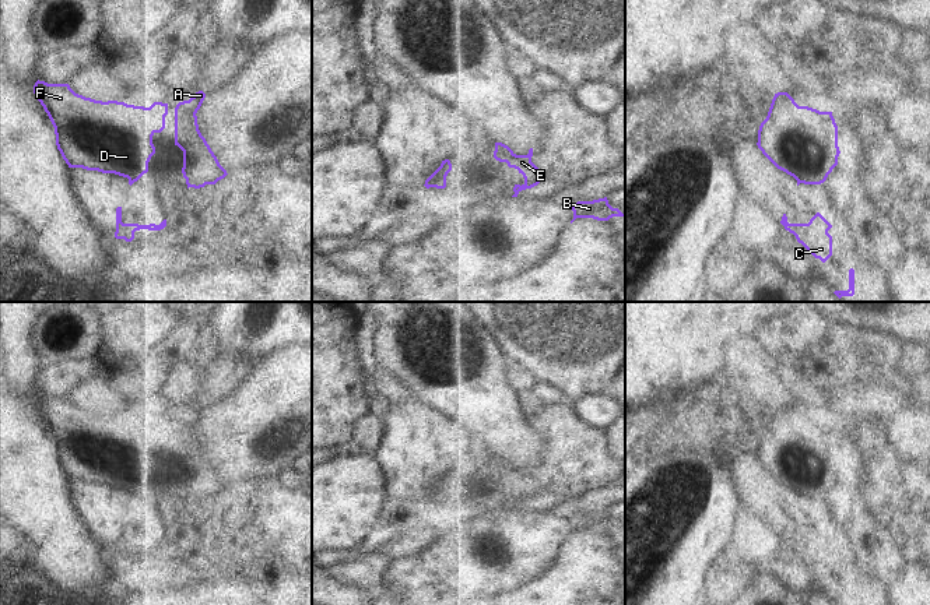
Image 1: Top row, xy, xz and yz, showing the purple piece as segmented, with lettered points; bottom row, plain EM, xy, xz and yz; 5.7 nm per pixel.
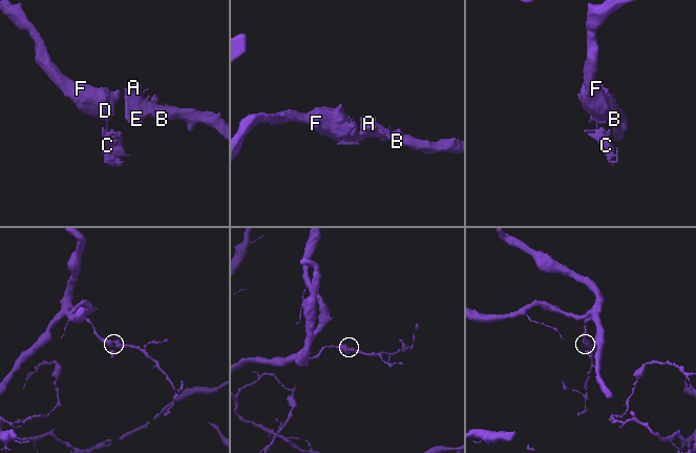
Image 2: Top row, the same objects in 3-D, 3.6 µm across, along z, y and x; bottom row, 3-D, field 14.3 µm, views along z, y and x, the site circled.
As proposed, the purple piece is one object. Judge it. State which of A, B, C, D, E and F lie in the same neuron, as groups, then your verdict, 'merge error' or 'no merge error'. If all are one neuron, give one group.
A B D E F / C | merge error

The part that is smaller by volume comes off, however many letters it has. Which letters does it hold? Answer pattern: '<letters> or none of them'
C

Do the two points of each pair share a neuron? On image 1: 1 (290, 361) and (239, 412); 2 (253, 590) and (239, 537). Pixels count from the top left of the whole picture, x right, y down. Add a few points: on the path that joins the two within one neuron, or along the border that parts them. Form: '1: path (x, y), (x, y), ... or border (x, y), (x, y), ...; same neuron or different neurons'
1: path (278, 373), (252, 400); same neuron
2: border (248, 574), (267, 576); different neurons

